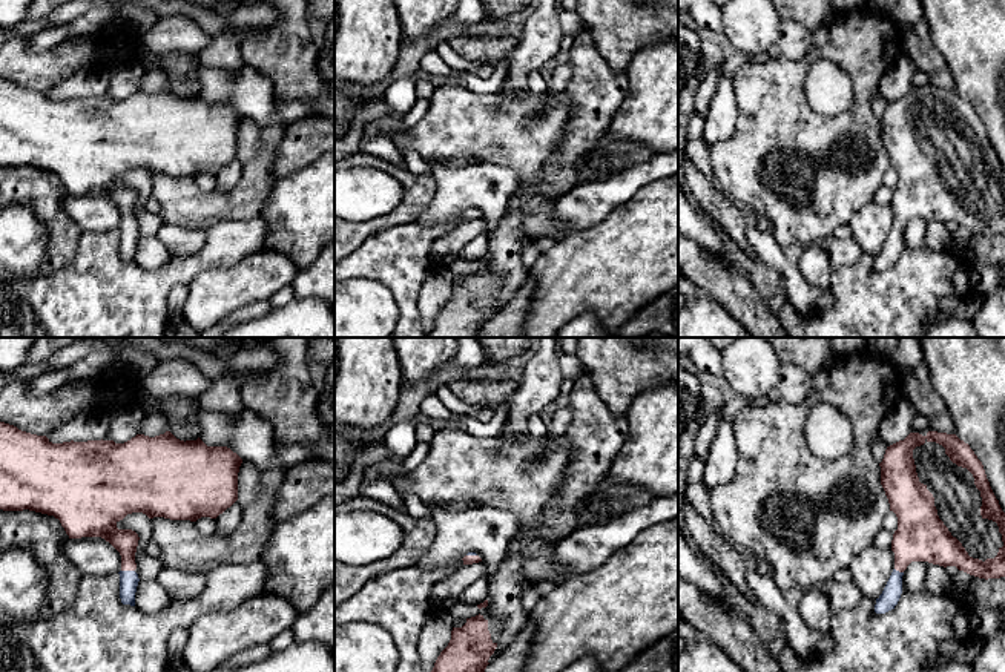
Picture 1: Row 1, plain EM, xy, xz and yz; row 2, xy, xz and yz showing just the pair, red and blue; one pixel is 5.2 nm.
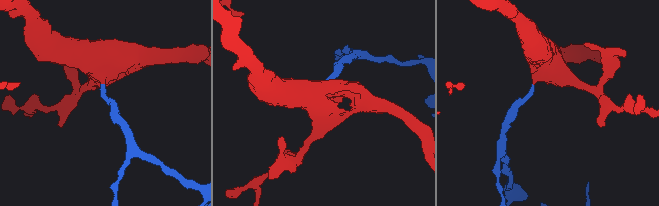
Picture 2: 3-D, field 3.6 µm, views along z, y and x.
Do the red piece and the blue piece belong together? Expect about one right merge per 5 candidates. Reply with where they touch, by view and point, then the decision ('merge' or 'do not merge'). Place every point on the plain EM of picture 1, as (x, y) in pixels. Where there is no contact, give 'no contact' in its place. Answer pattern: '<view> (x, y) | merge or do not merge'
xy (128, 226) | merge

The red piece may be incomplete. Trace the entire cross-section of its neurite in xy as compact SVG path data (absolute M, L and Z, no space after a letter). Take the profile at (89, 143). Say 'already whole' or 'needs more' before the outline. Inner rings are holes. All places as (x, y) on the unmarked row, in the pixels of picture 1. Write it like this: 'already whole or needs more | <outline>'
needs more | M0 78L0 166L35 167L60 176L69 195L101 193L121 212L120 255L123 261L135 262L138 230L135 209L138 190L118 186L117 180L127 170L143 169L149 175L196 178L201 173L216 175L238 156L238 129L242 115L227 103L207 103L196 97L180 97L170 87L149 94L137 91L124 100L114 97L87 97L52 100L46 92L37 92Z

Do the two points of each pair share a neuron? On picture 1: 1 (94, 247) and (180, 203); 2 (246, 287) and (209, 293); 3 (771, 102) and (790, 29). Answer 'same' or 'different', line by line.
1: different
2: same
3: different

